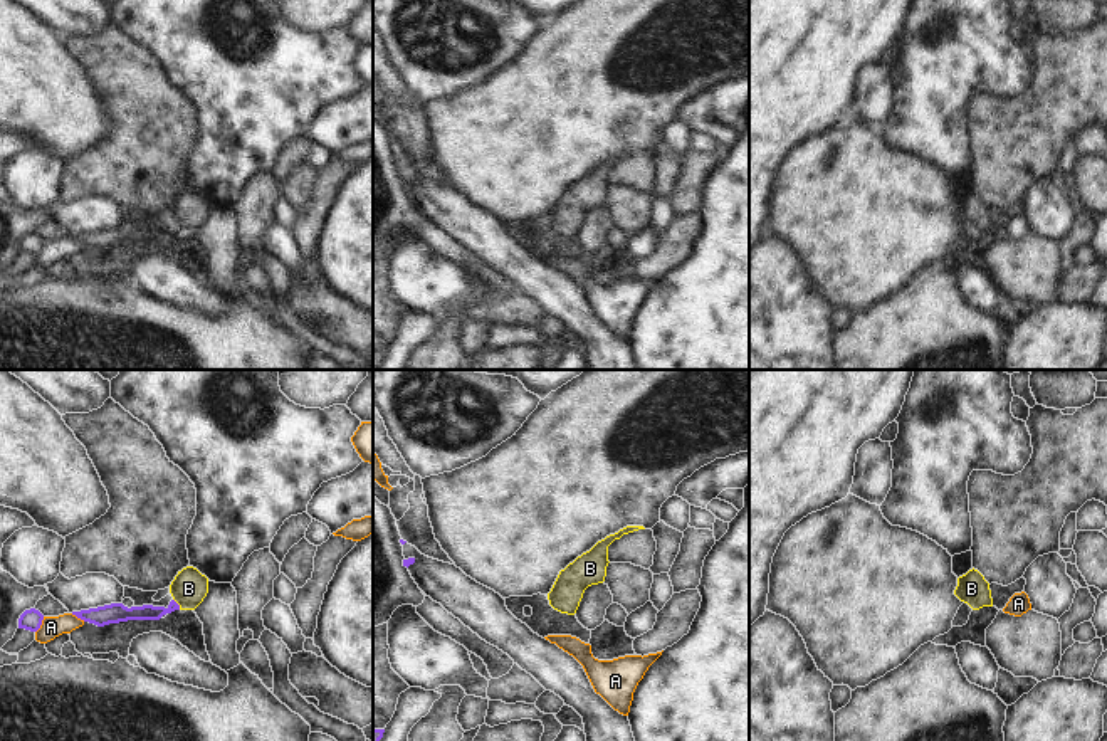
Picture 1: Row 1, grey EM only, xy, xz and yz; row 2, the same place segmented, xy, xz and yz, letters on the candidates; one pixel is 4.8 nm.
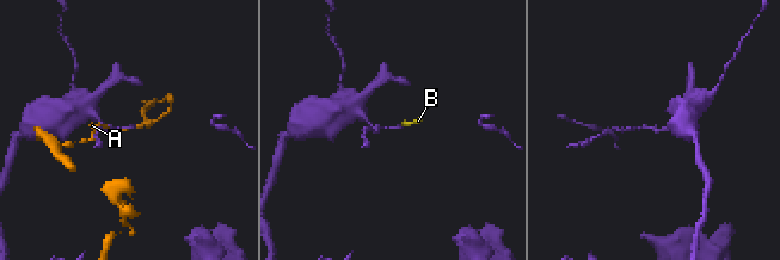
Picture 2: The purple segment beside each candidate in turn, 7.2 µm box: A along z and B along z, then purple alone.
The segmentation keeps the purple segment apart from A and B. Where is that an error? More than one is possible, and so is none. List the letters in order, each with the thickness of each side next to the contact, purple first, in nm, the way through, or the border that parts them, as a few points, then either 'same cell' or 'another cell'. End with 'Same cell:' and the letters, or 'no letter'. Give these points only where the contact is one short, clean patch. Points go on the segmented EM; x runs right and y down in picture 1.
A: 100/100 nm | another cell
B: 80/170 nm | across xy (146, 612), (168, 610), (177, 604), (188, 588) | same cell
Same cell: B

